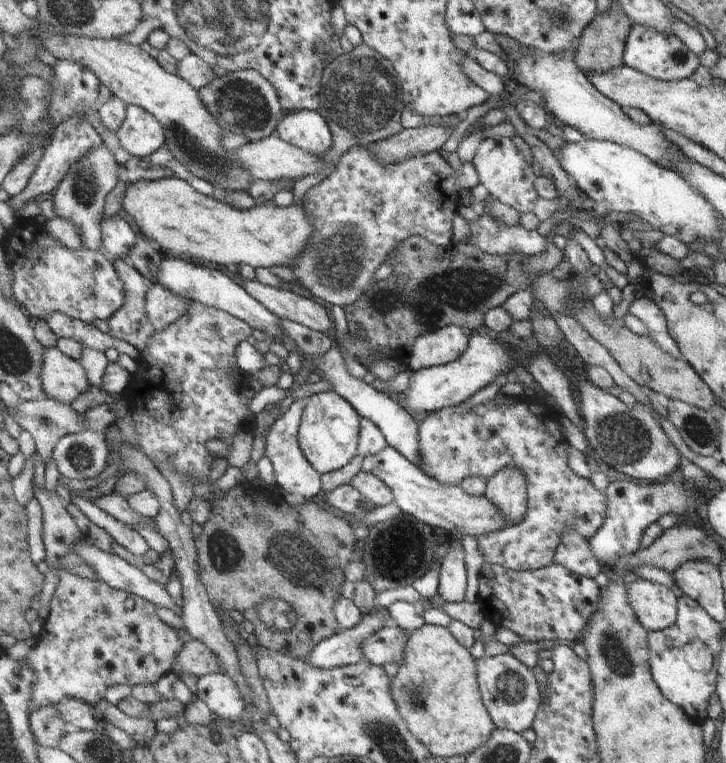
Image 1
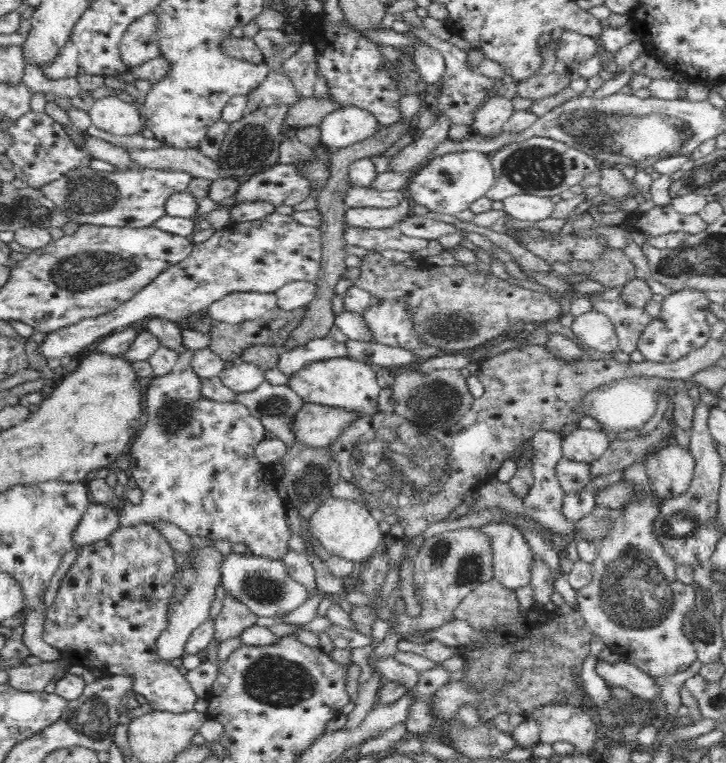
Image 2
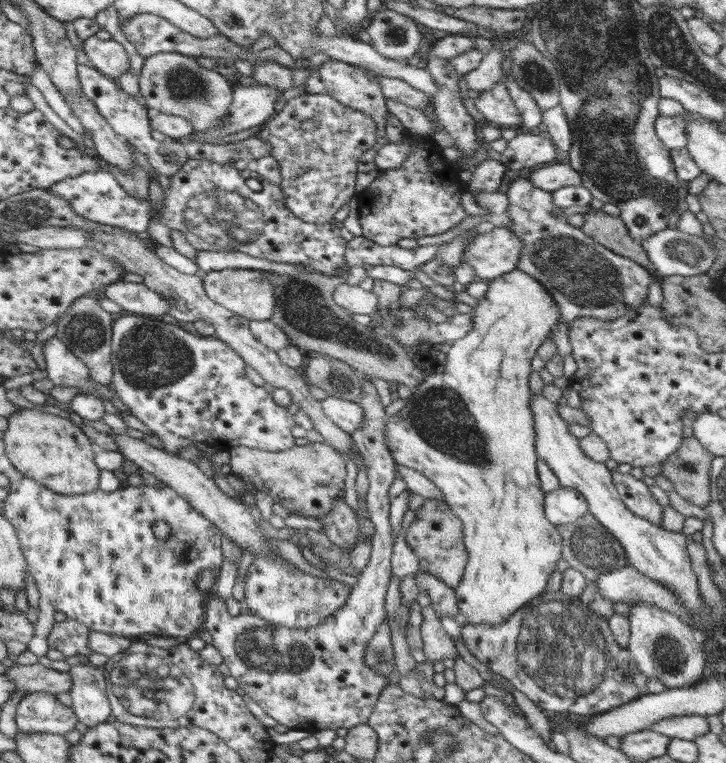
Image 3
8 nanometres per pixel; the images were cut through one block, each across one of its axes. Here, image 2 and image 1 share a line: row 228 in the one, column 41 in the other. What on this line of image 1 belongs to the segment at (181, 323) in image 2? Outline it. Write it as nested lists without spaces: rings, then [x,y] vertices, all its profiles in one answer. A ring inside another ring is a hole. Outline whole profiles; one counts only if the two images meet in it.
[[[34,219],[18,220],[3,240],[4,260],[12,272],[13,298],[31,318],[42,319],[52,312],[60,312],[86,324],[110,320],[125,304],[126,298],[114,264],[110,264],[105,253],[62,246],[44,226]]]

